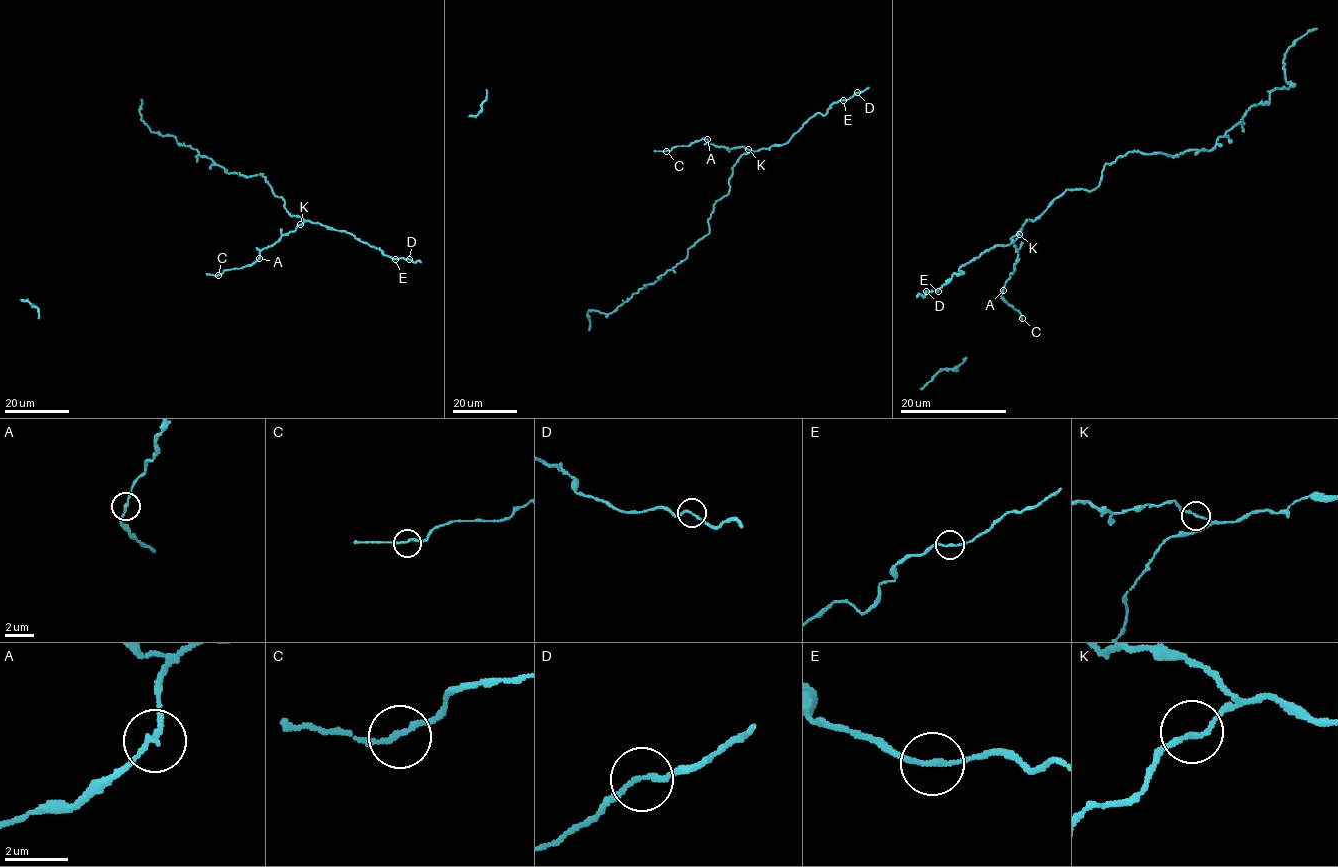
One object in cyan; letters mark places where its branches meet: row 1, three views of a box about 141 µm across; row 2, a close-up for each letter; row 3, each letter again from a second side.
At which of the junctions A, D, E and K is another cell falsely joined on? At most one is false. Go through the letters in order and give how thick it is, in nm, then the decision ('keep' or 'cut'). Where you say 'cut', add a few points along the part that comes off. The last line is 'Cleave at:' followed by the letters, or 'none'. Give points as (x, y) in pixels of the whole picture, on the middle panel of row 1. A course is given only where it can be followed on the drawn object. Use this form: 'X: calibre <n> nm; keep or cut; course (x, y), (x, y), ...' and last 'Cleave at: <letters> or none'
A: calibre 150 nm; keep
D: calibre 150 nm; keep
E: calibre 150 nm; keep
K: calibre 150 nm; keep
Cleave at: none

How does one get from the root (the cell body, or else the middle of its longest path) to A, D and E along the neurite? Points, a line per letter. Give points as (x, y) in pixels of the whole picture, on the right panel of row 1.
A: (1022, 226), (1014, 243), (1018, 261), (1003, 290)
D: (1022, 226), (1008, 245), (986, 250), (964, 263), (959, 269), (963, 271), (954, 274), (938, 291), (926, 291)
E: (1022, 226), (1008, 245), (996, 245), (964, 263), (959, 269), (963, 271), (954, 274), (938, 291)

